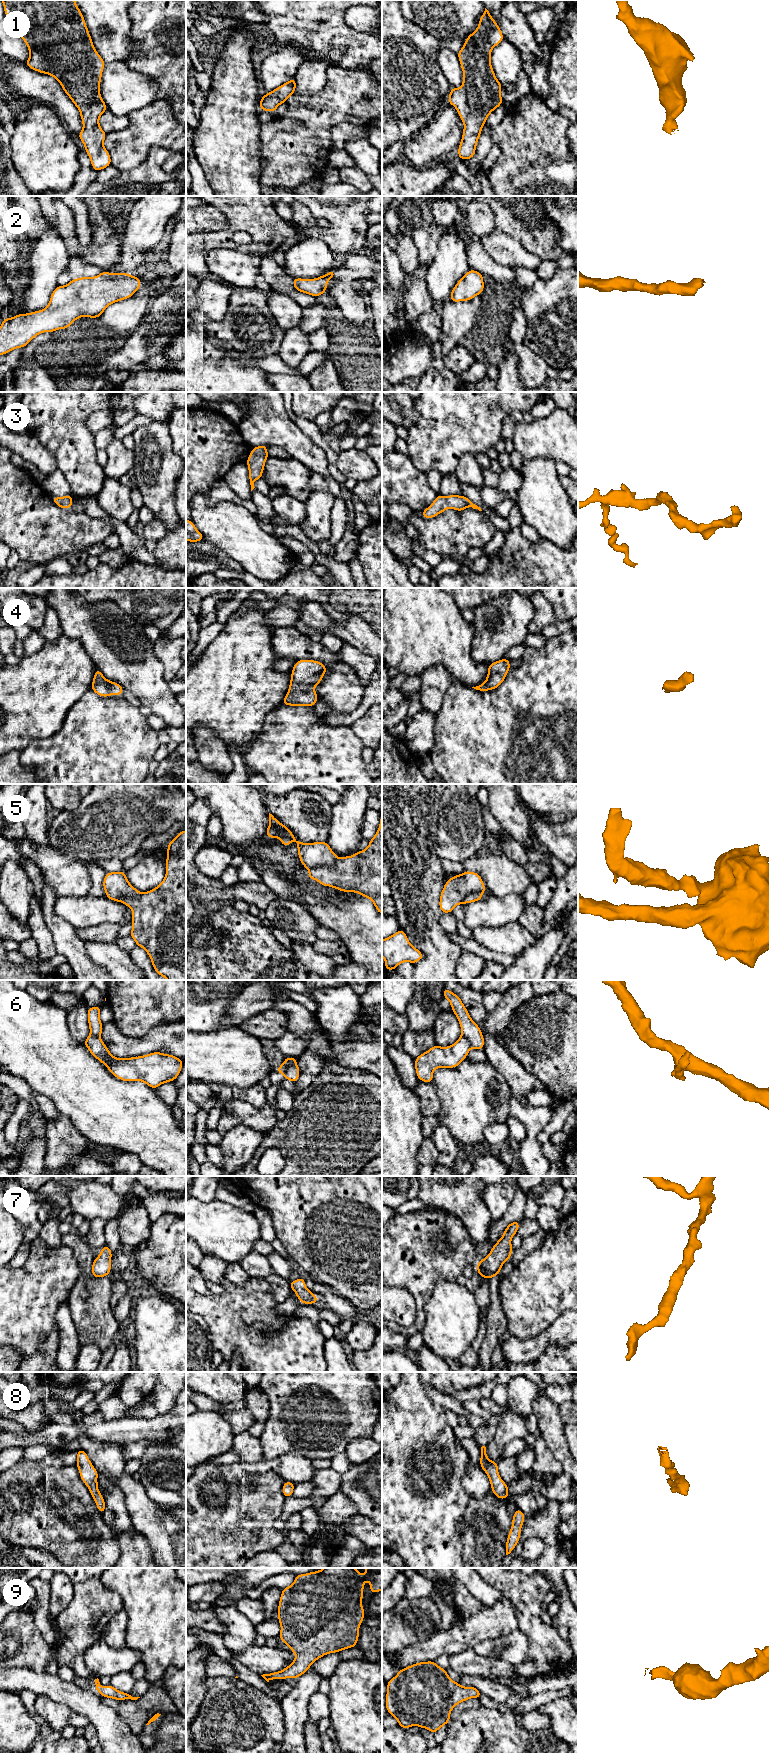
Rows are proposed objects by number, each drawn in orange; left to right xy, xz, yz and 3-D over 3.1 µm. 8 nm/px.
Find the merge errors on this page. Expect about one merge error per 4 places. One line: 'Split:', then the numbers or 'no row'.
Split: 5, 6

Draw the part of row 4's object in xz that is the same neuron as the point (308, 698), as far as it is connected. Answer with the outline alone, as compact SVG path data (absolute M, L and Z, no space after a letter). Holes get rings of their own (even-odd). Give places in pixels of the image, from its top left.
M297 660L282 704L313 707L318 701L317 692L313 688L322 681L326 672L328 669L320 661Z

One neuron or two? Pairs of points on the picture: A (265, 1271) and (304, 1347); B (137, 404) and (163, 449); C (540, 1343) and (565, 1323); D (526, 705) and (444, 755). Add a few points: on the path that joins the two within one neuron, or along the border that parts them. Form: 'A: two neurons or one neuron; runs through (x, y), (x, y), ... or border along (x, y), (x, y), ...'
A: two neurons; border along (250, 1276), (264, 1278)
B: two neurons; border along (153, 419), (160, 420), (167, 425)
C: one neuron; runs through (546, 1338), (559, 1329)
D: one neuron; runs through (506, 721), (474, 753), (464, 755)

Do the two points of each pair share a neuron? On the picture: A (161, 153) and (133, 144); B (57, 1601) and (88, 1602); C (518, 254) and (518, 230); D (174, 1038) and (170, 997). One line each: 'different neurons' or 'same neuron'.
A: different neurons
B: different neurons
C: different neurons
D: different neurons

